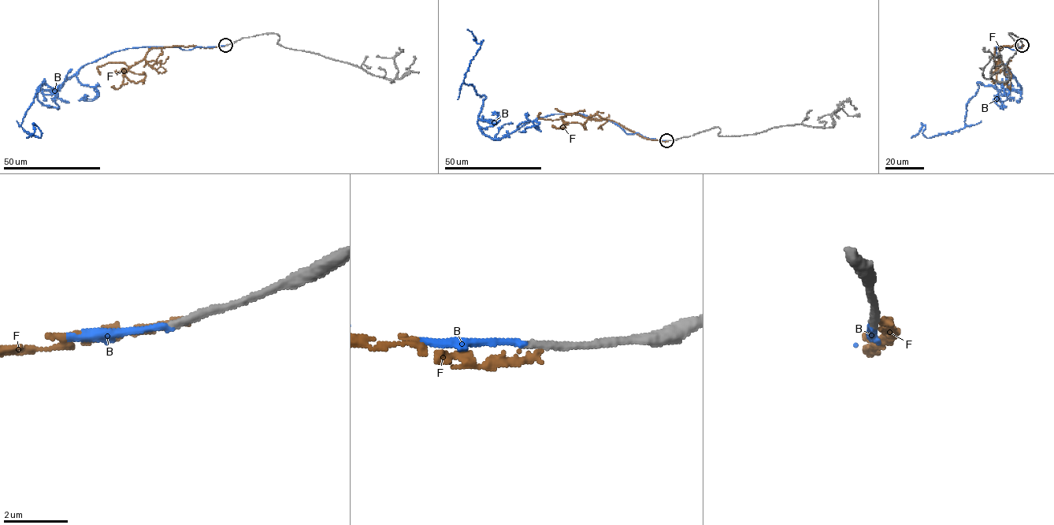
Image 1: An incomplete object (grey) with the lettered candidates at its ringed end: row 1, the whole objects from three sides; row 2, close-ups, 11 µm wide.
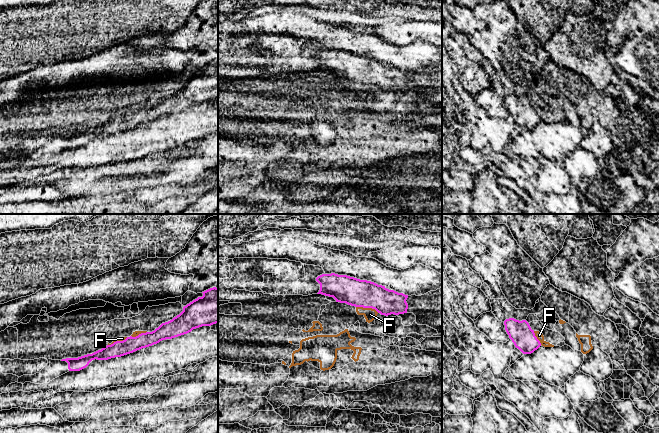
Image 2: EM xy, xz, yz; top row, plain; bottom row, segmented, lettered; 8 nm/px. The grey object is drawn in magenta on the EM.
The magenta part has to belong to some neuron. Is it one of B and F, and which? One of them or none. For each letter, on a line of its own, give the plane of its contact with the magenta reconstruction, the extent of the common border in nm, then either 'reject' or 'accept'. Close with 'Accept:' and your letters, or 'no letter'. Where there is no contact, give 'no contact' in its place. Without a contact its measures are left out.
B: no contact; accept
F: contact in xz; length 190 nm; reject
Accept: B

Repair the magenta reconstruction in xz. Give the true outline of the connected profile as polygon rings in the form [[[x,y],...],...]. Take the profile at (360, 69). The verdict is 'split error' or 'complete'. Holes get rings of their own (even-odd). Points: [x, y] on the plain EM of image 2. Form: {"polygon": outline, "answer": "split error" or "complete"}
{"polygon": [[[335,49],[322,50],[316,57],[320,60],[317,70],[333,73],[336,78],[372,84],[385,92],[407,89],[408,71],[389,66],[374,58]]], "answer": "complete"}

